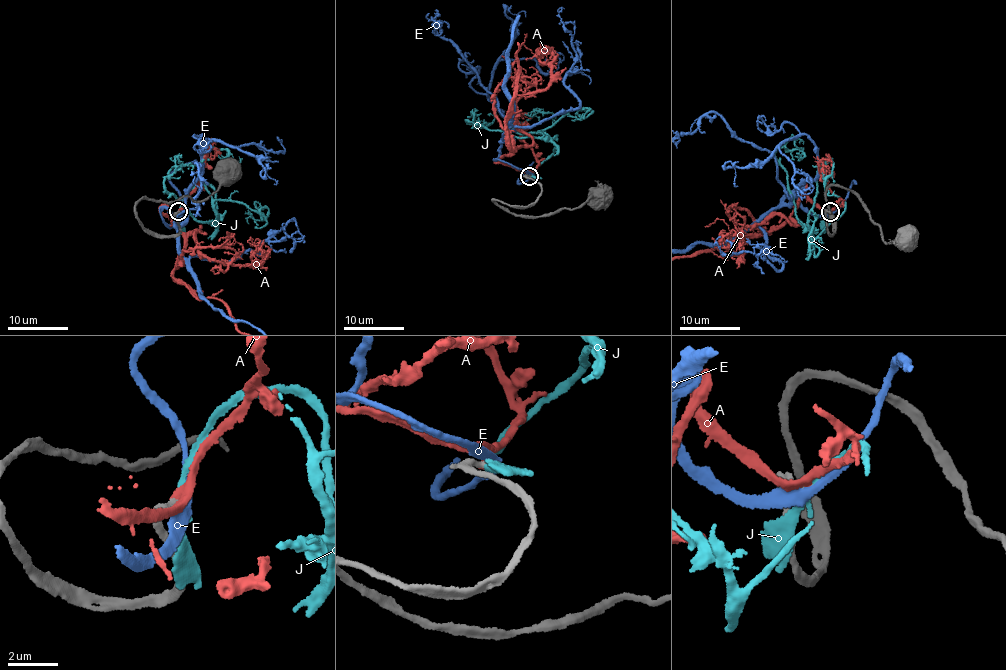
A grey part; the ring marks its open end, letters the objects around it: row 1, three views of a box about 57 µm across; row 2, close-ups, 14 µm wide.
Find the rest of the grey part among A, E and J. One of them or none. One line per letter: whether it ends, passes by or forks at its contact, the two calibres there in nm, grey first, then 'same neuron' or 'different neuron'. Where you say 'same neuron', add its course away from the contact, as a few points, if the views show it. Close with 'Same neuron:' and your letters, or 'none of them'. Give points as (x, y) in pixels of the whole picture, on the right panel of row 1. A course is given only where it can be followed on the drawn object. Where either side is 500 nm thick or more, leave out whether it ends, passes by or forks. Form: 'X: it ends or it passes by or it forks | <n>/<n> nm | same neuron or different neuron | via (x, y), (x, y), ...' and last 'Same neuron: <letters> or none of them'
A: it passes by | 280/260 nm | same neuron
E: it passes by | 260/320 nm | different neuron
J: it passes by | 260/260 nm | different neuron
Same neuron: A

